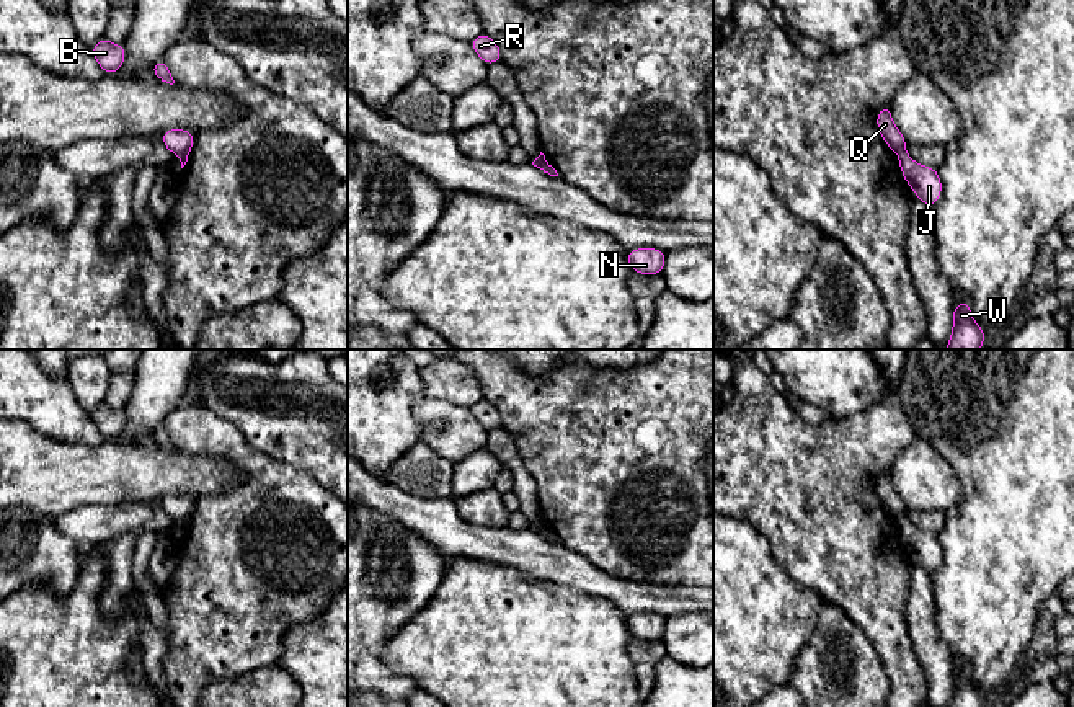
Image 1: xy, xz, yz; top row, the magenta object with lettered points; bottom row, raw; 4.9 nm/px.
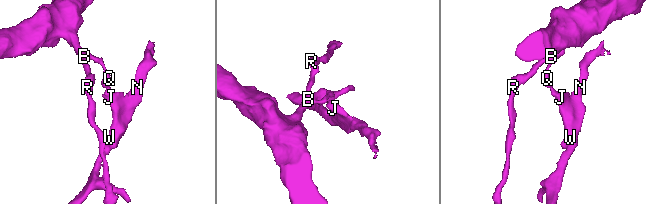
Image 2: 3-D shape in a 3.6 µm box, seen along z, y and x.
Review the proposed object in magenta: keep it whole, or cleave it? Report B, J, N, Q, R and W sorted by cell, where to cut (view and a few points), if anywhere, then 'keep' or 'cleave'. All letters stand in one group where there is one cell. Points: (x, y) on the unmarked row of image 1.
groups B Q R / J N W; cut yz (903, 515), (896, 518); cleave

